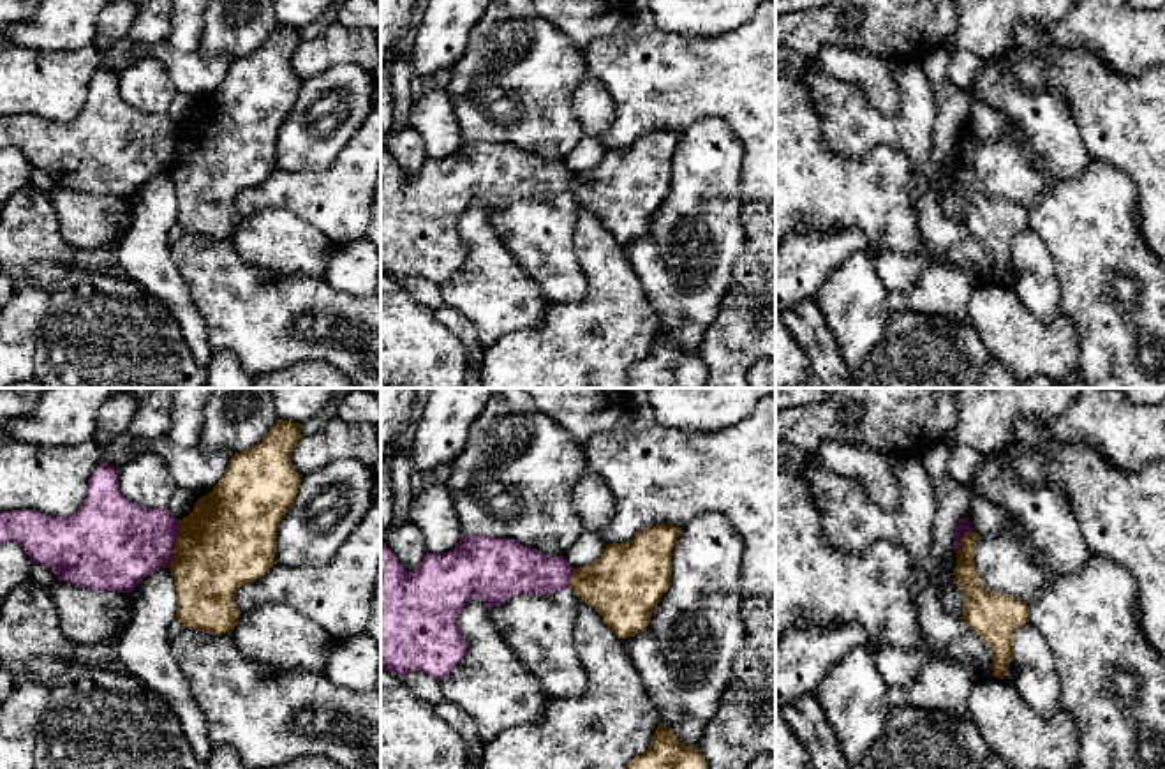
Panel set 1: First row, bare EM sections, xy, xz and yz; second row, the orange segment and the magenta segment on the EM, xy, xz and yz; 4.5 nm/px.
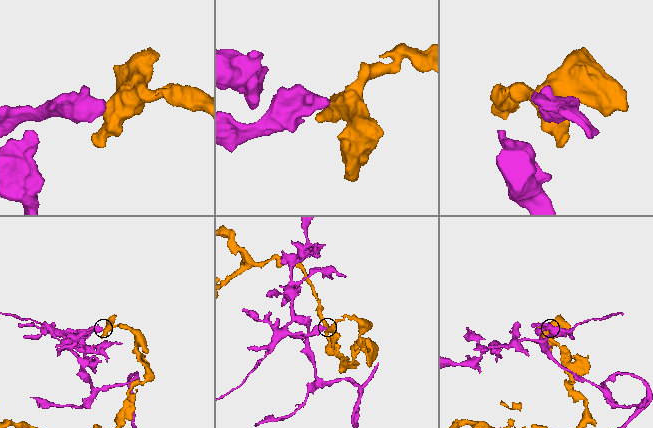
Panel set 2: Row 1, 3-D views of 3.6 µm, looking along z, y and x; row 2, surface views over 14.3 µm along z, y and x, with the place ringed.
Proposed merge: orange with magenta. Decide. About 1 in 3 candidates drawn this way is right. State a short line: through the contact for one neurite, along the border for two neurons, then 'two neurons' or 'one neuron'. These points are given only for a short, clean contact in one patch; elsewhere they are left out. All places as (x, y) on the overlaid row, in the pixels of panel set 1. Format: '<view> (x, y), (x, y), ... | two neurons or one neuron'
xy (180, 521), (175, 554), (166, 567) | two neurons

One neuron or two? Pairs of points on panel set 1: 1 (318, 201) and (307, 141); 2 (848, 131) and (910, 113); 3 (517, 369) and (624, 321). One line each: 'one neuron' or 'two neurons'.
1: two neurons
2: one neuron
3: one neuron

